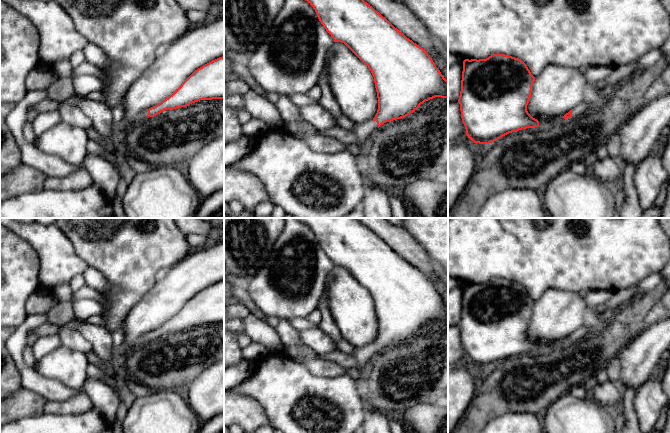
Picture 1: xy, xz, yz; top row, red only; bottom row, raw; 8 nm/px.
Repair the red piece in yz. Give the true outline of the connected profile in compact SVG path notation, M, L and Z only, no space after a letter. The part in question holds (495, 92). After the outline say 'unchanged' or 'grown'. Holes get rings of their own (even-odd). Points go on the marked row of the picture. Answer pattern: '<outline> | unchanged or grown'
M493 54L486 59L465 59L458 102L466 135L474 143L489 144L522 129L535 128L539 121L527 111L535 77L518 58Z | unchanged

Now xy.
M224 56L195 70L172 95L143 111L141 118L154 117L165 110L212 99L224 99Z | grown

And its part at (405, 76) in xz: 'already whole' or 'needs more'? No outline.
needs more

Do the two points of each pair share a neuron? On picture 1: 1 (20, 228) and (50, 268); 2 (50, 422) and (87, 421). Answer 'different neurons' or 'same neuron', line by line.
1: same neuron
2: same neuron

